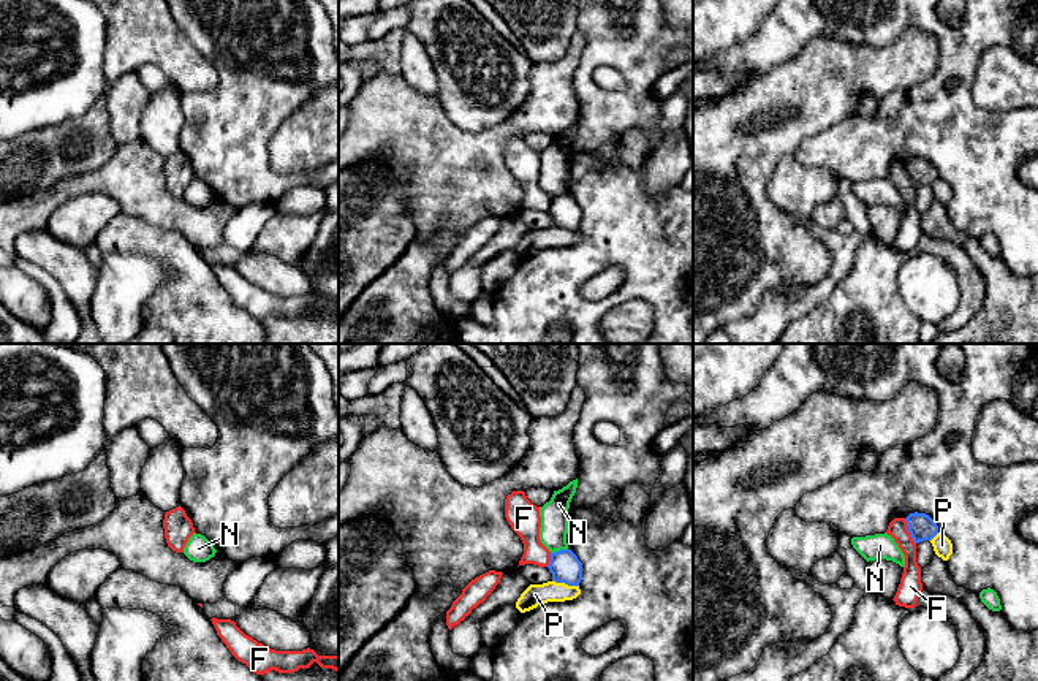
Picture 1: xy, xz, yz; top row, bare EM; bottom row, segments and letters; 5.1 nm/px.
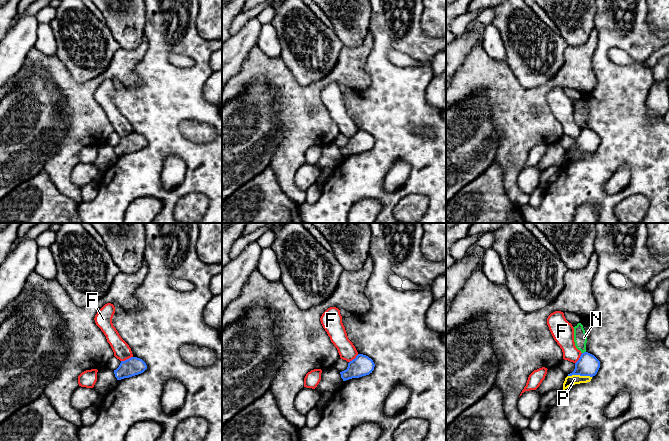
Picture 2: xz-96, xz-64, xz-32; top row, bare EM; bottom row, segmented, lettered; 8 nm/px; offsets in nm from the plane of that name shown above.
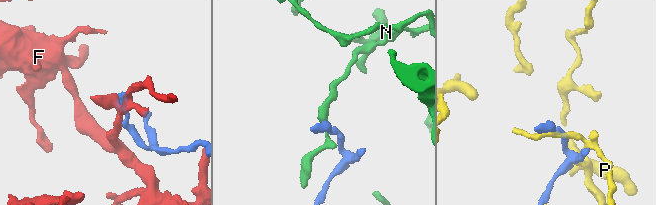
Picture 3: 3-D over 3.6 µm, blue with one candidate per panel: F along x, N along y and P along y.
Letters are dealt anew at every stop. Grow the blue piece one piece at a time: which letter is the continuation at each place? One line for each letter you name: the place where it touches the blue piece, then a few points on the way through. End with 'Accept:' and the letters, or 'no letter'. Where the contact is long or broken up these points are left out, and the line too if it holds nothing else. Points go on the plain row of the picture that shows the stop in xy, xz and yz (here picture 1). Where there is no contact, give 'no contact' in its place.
Accept: no letter

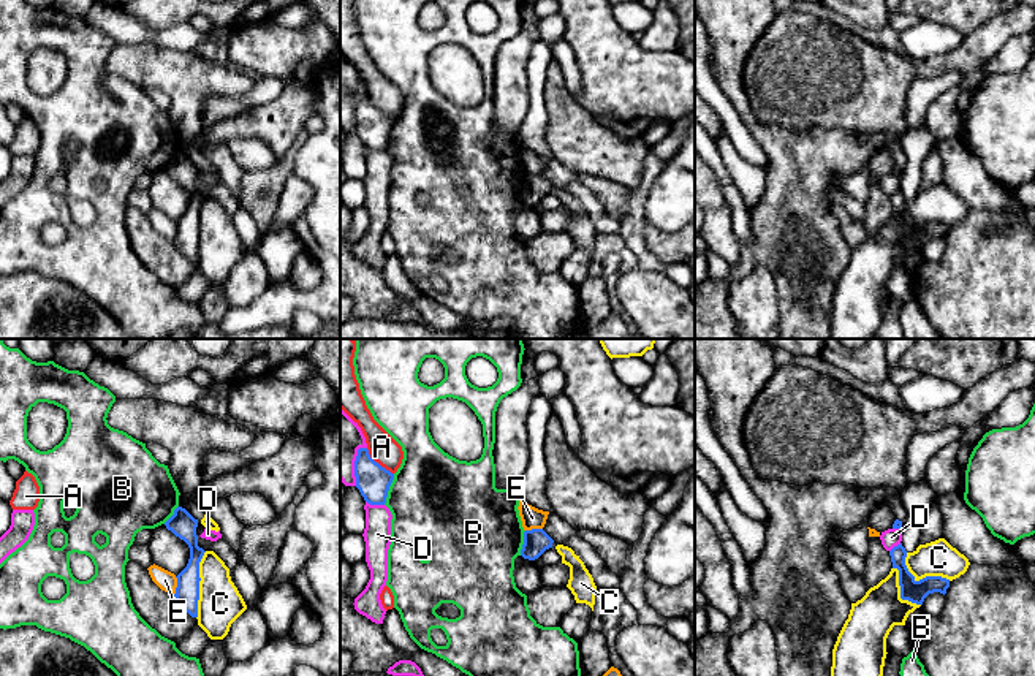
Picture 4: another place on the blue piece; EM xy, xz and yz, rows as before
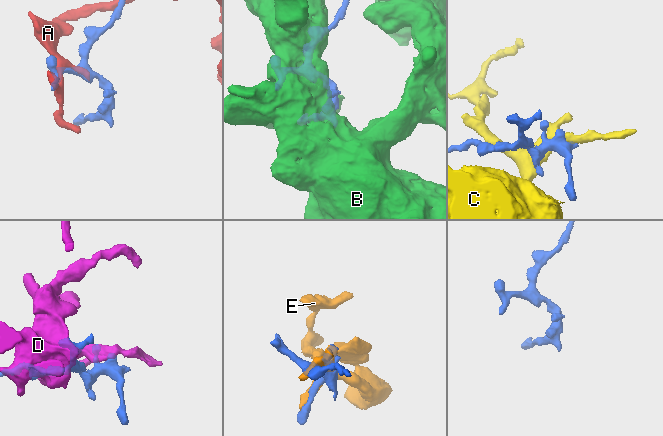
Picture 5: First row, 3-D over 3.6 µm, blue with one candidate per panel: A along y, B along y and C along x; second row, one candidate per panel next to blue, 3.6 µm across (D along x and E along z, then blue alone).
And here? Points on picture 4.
Accept: no letter

